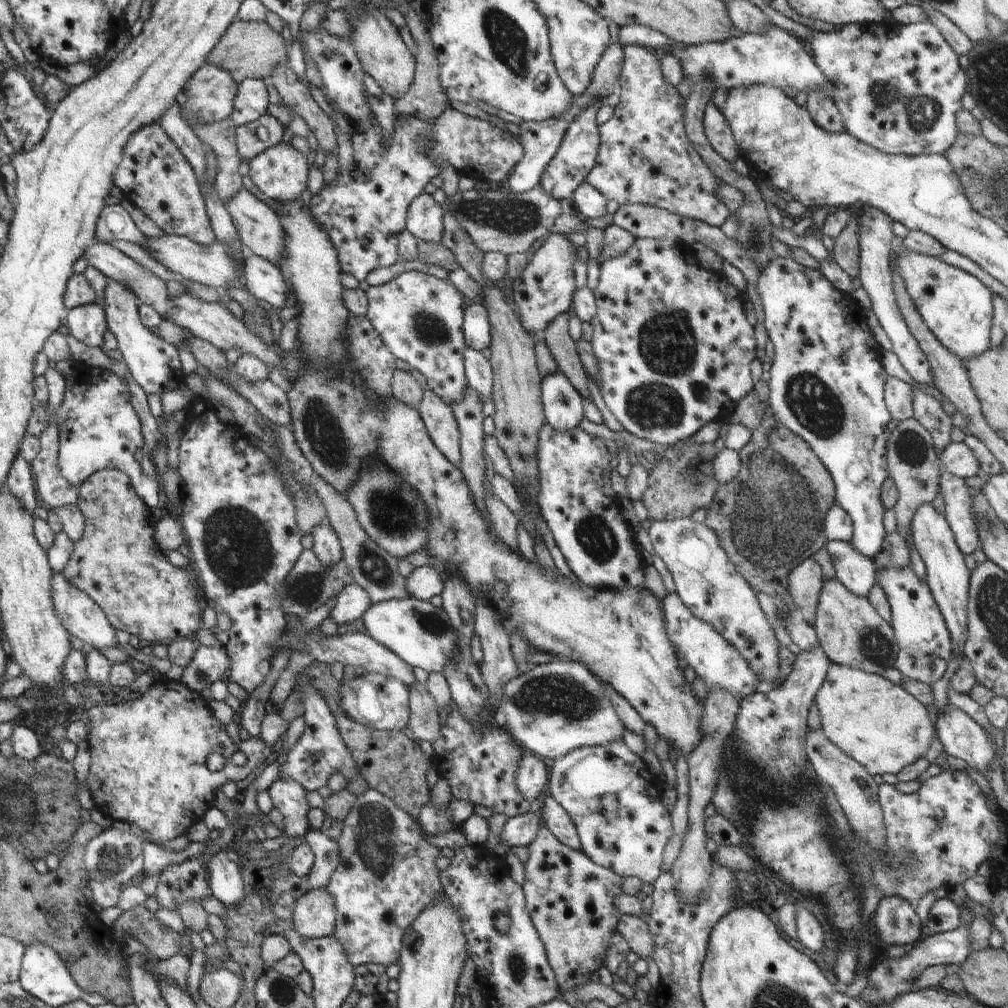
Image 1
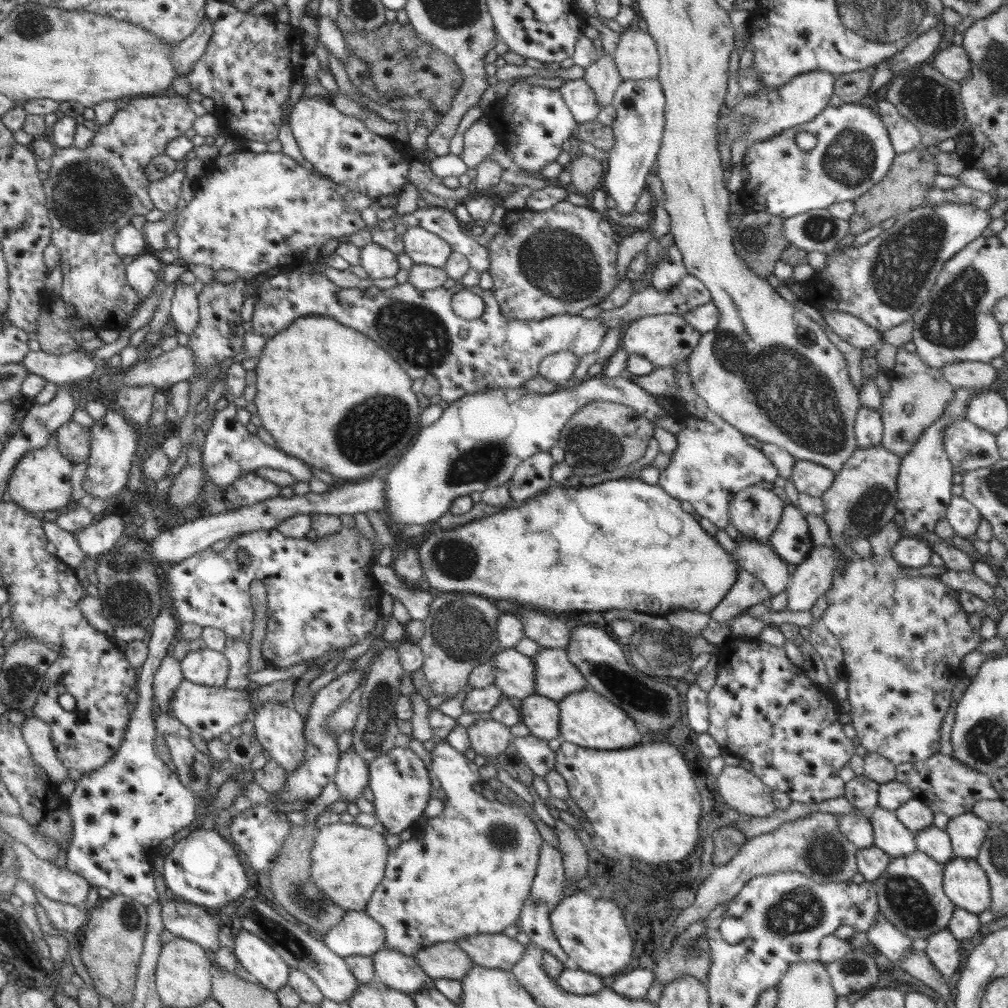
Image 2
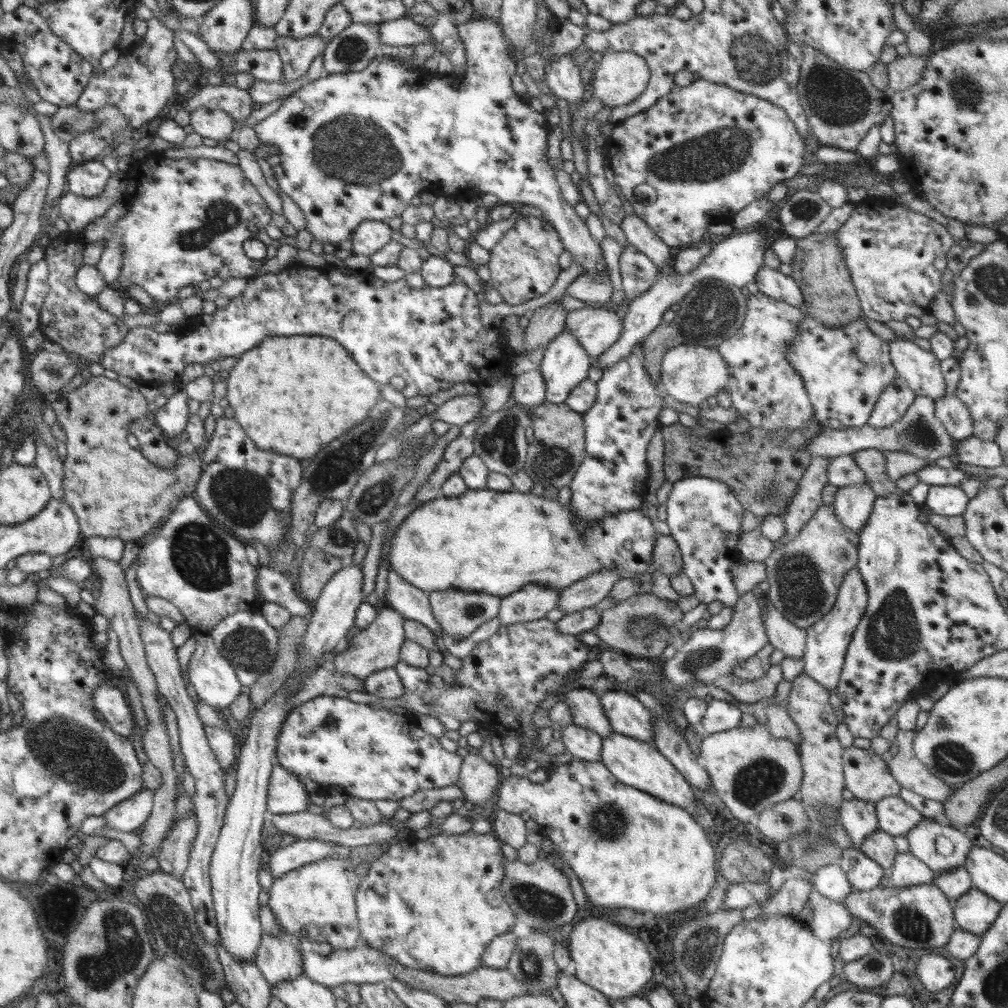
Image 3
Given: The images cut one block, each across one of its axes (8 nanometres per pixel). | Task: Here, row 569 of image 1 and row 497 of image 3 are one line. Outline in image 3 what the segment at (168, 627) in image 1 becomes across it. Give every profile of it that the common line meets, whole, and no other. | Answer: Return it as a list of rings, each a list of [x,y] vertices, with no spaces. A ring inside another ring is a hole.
[[[92,375],[76,390],[62,391],[57,398],[51,399],[50,408],[54,410],[54,416],[65,432],[67,455],[63,461],[64,501],[76,514],[82,537],[118,537],[125,543],[131,541],[140,544],[147,534],[156,530],[156,527],[165,526],[166,520],[180,499],[194,496],[194,487],[202,473],[202,462],[198,454],[190,454],[182,458],[180,472],[172,468],[162,470],[154,466],[140,452],[140,449],[133,448],[126,441],[130,424],[134,424],[136,420],[151,417],[148,401],[138,390],[126,388],[120,382],[107,378],[105,375]]]

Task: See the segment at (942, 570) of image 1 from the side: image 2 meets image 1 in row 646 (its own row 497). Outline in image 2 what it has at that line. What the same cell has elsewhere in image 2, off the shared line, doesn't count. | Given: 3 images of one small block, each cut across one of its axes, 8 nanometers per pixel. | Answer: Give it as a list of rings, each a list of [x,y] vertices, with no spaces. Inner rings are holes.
[[[954,495],[950,499],[945,517],[955,534],[961,537],[976,535],[976,529],[983,518],[980,511],[962,495]]]

